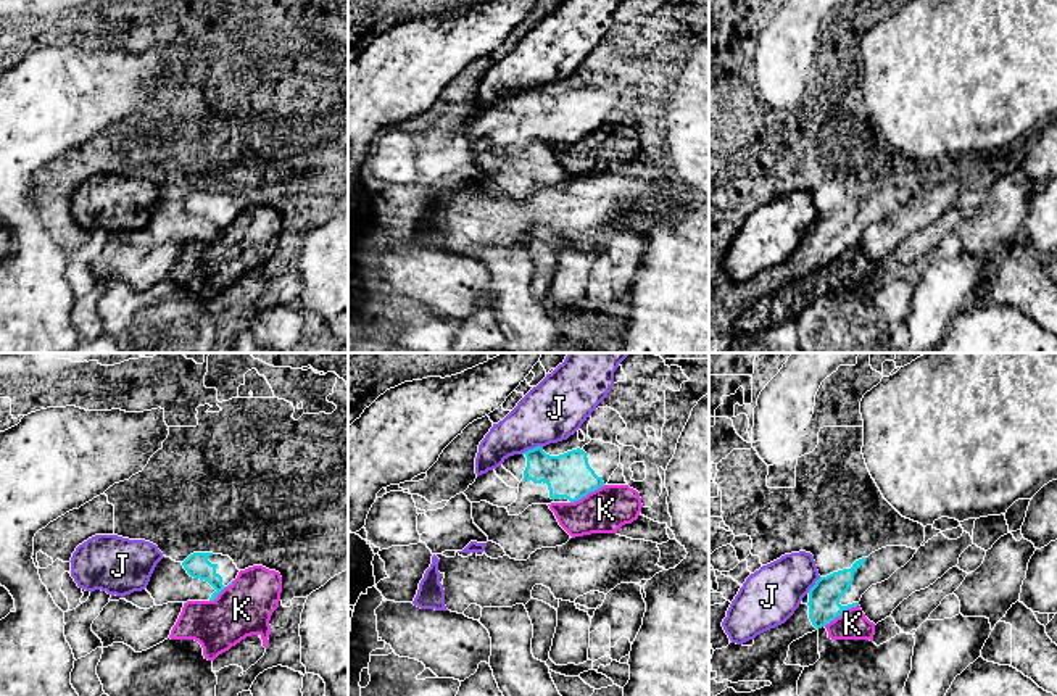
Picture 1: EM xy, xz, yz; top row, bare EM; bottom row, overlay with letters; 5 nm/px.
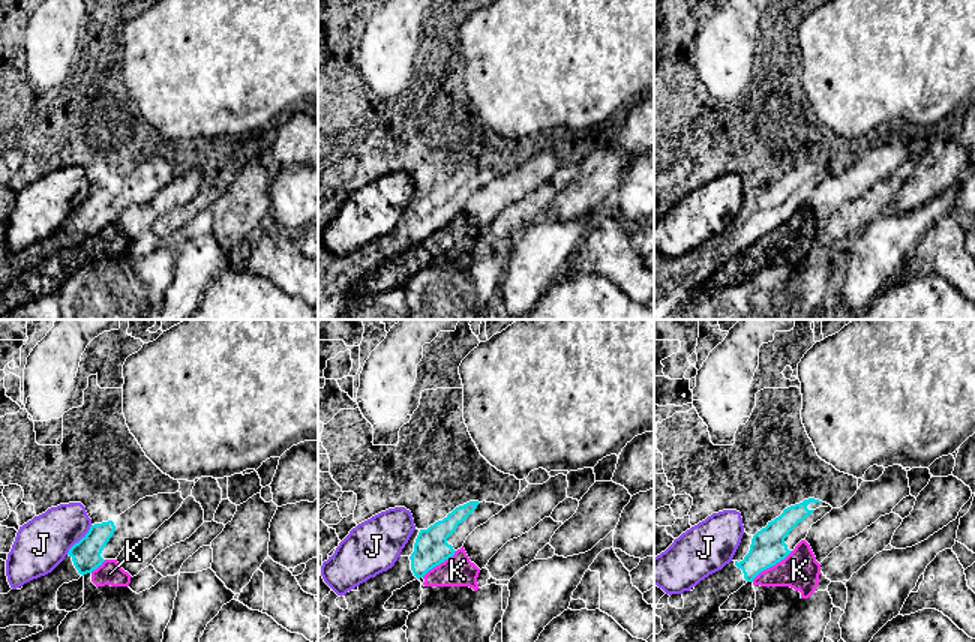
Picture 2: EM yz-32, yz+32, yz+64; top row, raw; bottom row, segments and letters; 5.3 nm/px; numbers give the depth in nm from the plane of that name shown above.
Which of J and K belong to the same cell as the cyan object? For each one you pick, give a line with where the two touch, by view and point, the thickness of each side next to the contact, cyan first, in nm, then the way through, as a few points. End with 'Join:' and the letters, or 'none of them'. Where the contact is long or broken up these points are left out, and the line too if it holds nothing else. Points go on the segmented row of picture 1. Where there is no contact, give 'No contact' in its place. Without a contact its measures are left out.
Join: none of them

